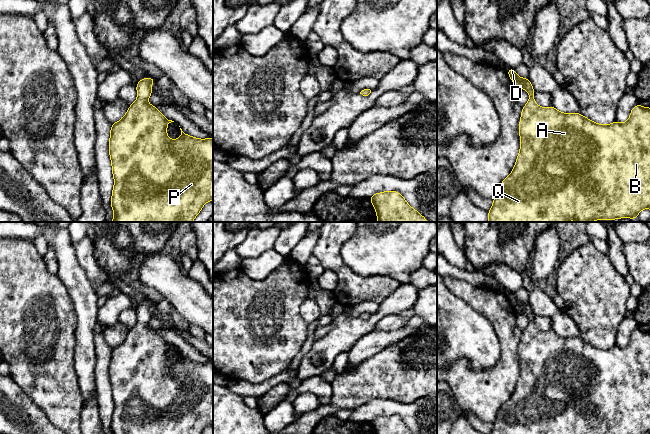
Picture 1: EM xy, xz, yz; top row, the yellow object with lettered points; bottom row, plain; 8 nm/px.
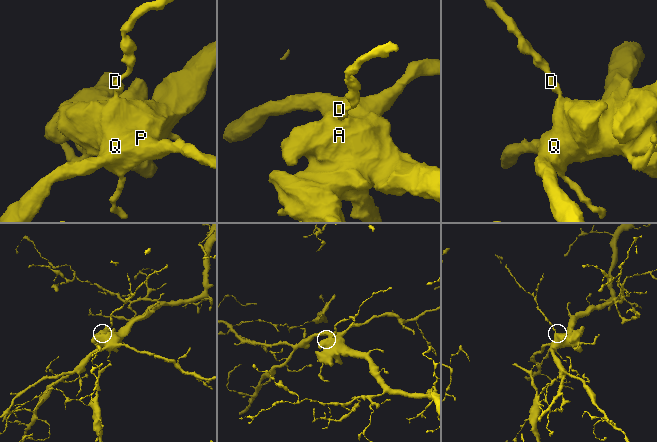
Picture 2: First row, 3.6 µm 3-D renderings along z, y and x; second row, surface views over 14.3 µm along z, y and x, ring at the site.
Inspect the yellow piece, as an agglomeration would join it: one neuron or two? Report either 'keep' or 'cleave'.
keep

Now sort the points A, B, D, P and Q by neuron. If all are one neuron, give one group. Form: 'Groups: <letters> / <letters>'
Groups: A B D P Q

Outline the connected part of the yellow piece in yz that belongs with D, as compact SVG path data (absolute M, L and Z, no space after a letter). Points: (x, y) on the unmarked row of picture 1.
M514 292L507 294L516 313L526 313L529 325L523 330L519 346L520 375L510 399L498 411L490 434L643 434L650 433L650 332L635 329L626 347L614 345L609 349L597 348L580 337L562 337L553 330L542 332L534 325L535 315L529 302L520 302Z

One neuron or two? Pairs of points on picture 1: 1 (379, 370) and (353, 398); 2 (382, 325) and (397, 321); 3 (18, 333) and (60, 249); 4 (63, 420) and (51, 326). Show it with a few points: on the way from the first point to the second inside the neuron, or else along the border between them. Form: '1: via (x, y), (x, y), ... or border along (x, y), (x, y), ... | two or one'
1: via (372, 377), (358, 391) | one
2: via (386, 324), (393, 322) | one
3: border along (56, 274), (69, 294) | two
4: via (59, 397), (52, 384), (51, 349) | one

